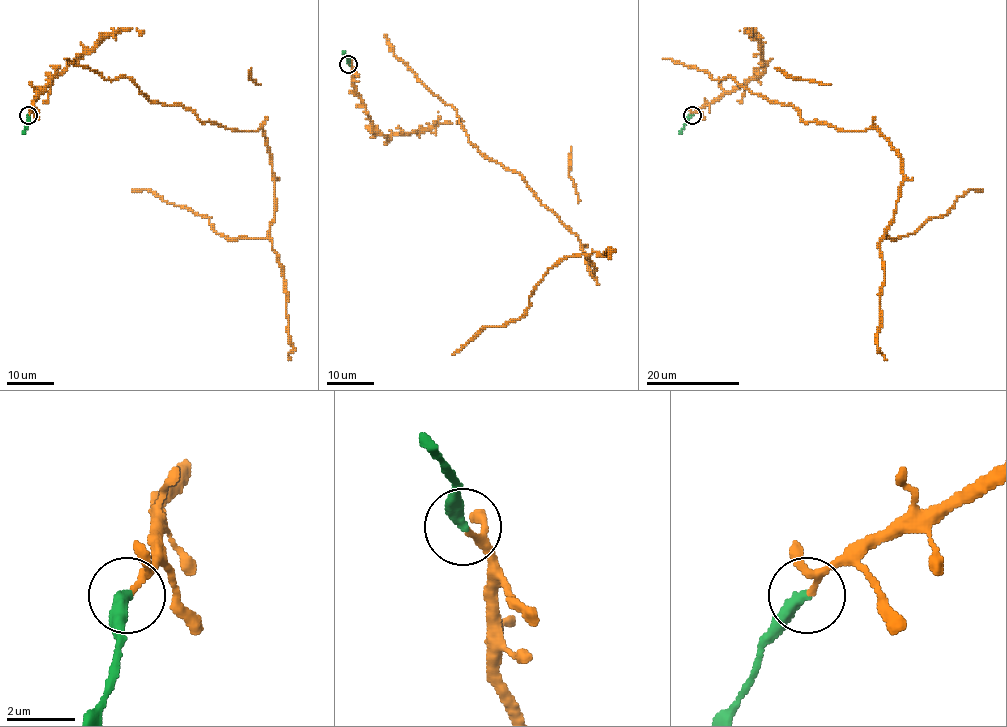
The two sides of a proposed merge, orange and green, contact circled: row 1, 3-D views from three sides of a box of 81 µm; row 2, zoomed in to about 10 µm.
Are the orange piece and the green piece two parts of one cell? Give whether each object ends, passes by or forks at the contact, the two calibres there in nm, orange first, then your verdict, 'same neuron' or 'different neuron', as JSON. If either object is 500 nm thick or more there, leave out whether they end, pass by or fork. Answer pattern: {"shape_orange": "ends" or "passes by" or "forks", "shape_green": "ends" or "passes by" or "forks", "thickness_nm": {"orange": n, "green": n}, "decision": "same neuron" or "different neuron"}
{"shape_orange": "passes by", "shape_green": "ends", "thickness_nm": {"orange": 150, "green": 380}, "decision": "same neuron"}

